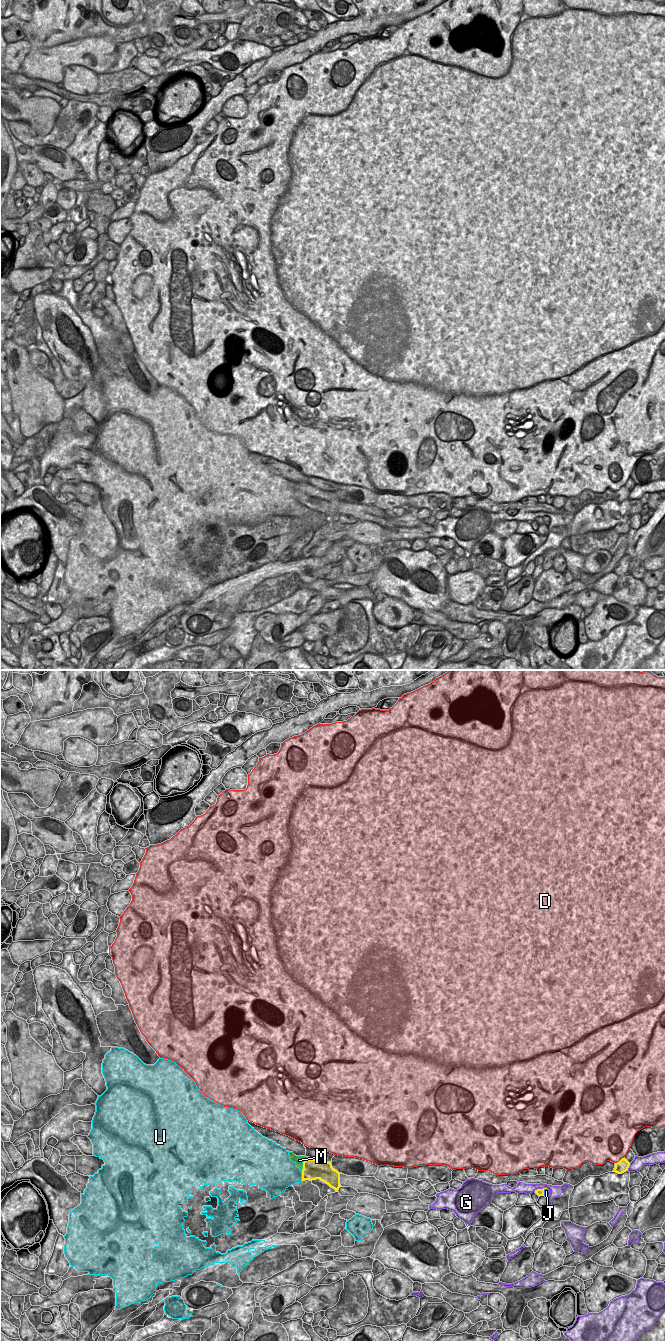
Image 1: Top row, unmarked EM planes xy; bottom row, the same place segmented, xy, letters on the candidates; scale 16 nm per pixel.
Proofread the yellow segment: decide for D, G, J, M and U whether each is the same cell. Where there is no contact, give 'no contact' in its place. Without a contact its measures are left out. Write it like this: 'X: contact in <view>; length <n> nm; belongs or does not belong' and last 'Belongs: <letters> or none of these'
D: contact in xy; length 180 nm; does not belong
G: contact in xy; length 220 nm; does not belong
J: contact in xy; length 140 nm; does not belong
M: contact in xy; length 260 nm; belongs
U: contact in xy; length 160 nm; does not belong
Belongs: M

